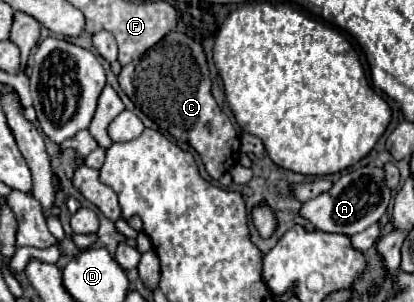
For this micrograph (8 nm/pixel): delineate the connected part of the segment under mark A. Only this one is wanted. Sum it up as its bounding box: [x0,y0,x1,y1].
[301,167,391,235]

